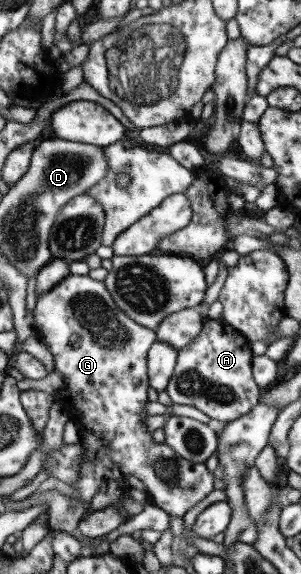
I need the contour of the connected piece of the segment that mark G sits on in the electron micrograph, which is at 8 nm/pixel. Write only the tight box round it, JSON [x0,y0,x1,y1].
[32,274,213,517]

